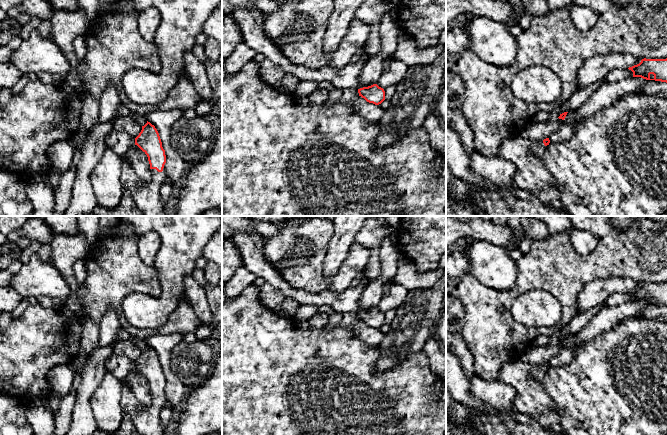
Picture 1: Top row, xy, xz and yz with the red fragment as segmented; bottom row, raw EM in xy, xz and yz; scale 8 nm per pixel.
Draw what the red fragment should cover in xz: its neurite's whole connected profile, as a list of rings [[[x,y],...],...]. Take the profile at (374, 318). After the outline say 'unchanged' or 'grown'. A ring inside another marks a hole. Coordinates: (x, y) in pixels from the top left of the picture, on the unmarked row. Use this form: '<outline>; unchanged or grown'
[[[242,231],[231,238],[242,255],[243,266],[256,277],[262,278],[265,282],[280,290],[286,298],[291,298],[300,305],[330,306],[335,313],[355,313],[359,320],[375,329],[379,329],[385,324],[385,315],[377,308],[360,311],[360,298],[370,281],[364,273],[360,273],[351,282],[350,287],[342,293],[329,290],[310,293],[296,289],[282,279],[277,269],[264,255],[263,238],[261,236]]]; grown

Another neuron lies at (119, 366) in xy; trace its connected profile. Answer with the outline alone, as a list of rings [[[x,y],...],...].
[[[112,355],[105,361],[105,368],[107,373],[123,380],[135,368],[135,362],[124,356]]]

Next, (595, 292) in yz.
[[[600,278],[589,282],[578,296],[577,313],[605,302],[615,292],[627,293],[641,286],[641,282],[624,278]]]

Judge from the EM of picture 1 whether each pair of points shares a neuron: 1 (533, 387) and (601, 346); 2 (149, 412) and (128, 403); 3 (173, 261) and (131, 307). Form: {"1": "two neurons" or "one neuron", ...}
{"1": "two neurons", "2": "one neuron", "3": "one neuron"}

